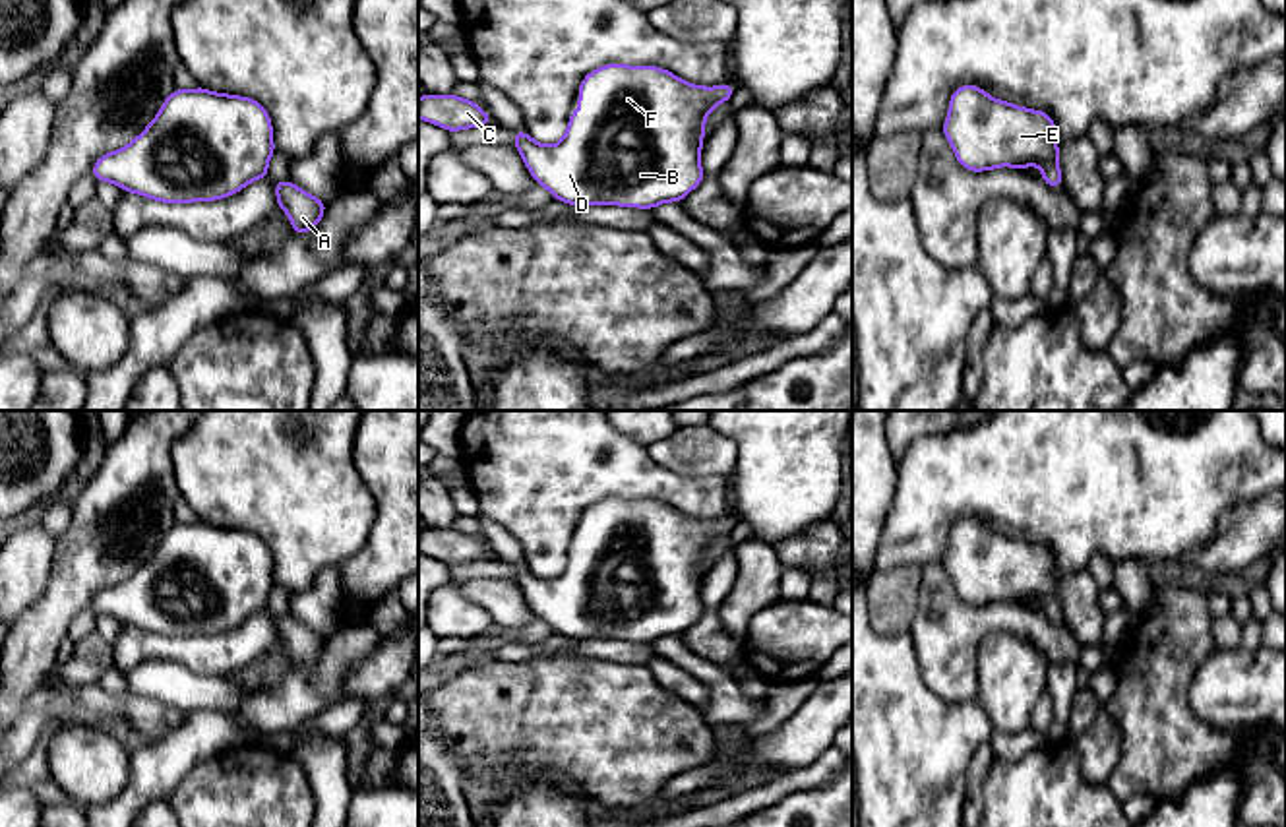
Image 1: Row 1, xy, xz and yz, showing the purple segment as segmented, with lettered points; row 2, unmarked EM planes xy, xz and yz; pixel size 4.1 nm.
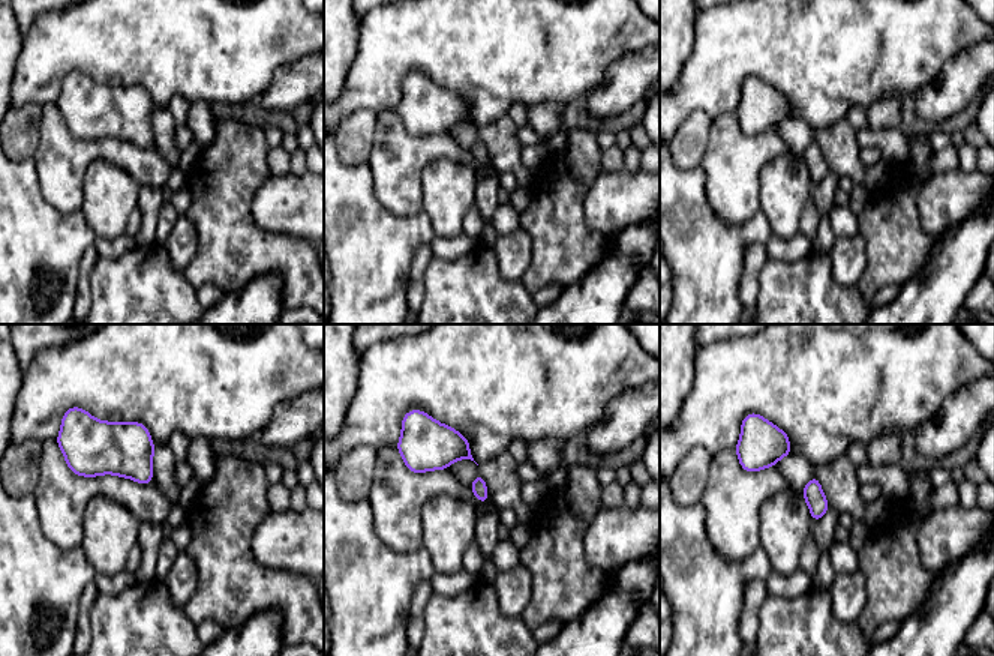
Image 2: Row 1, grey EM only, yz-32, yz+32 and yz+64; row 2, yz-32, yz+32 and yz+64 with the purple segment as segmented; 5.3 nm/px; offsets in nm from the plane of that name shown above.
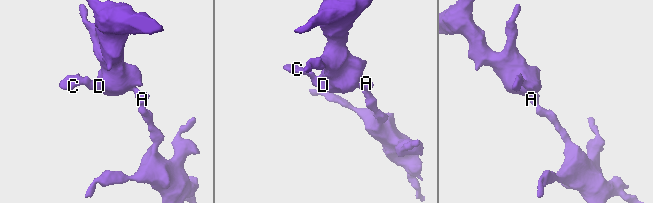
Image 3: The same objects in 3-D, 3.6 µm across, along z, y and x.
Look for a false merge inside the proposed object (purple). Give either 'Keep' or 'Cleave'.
Keep

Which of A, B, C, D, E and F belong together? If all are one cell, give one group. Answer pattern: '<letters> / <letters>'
A B C D E F

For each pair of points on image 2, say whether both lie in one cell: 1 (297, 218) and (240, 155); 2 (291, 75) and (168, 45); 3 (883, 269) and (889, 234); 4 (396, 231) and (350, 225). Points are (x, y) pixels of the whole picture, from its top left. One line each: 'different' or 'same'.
1: different
2: different
3: same
4: same

